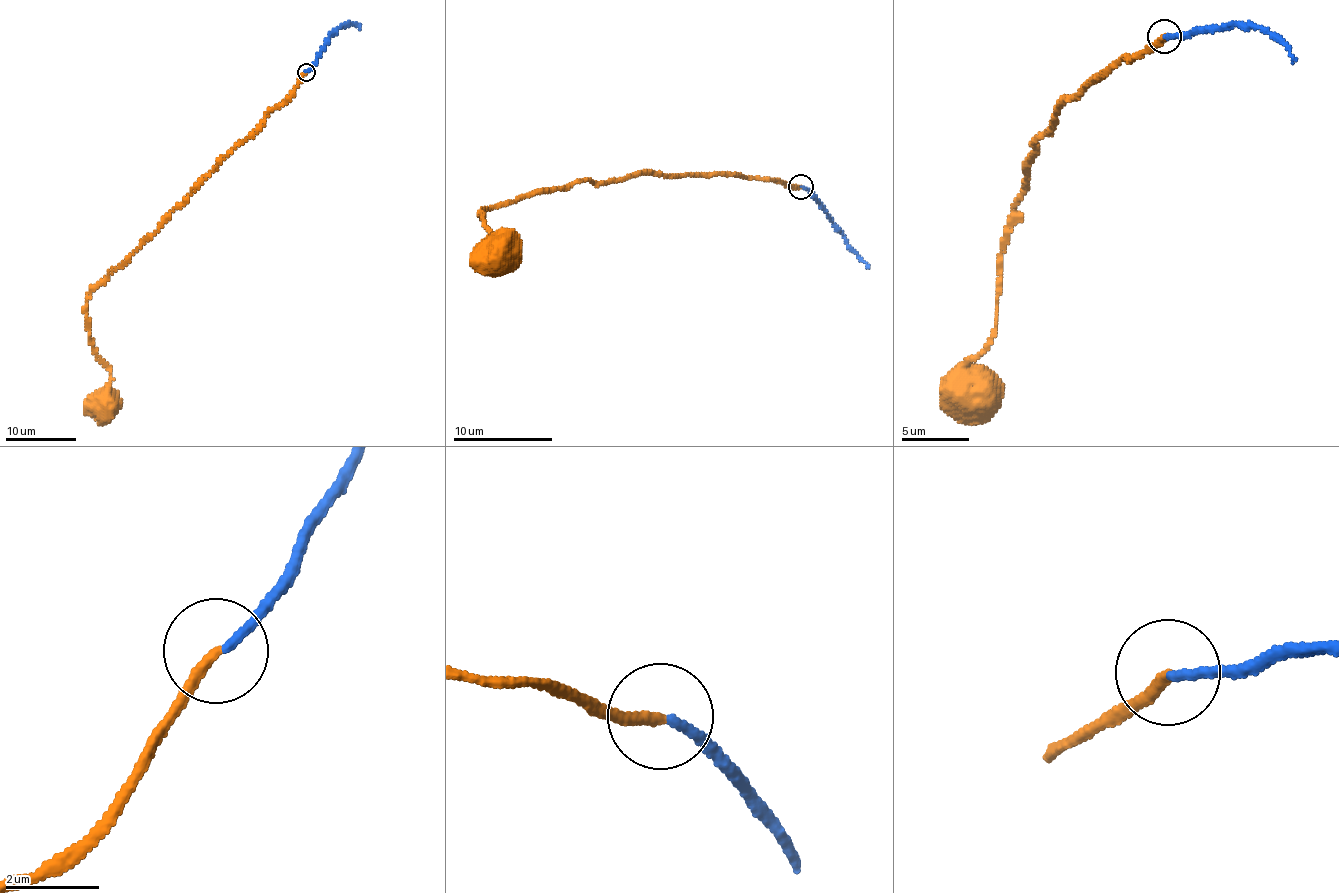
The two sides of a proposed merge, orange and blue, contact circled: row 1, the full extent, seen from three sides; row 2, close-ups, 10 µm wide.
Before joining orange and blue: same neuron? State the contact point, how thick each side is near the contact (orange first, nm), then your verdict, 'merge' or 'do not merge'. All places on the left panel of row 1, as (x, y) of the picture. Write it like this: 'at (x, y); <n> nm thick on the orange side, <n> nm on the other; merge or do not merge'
at (306, 72); 240 nm thick on the orange side, 200 nm on the other; merge

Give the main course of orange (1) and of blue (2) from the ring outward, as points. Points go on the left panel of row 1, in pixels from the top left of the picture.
1: (306, 71), (284, 102), (275, 105), (154, 234), (91, 290), (85, 304), (88, 340), (109, 371), (105, 400)
2: (306, 71), (336, 28), (350, 23), (359, 28)

